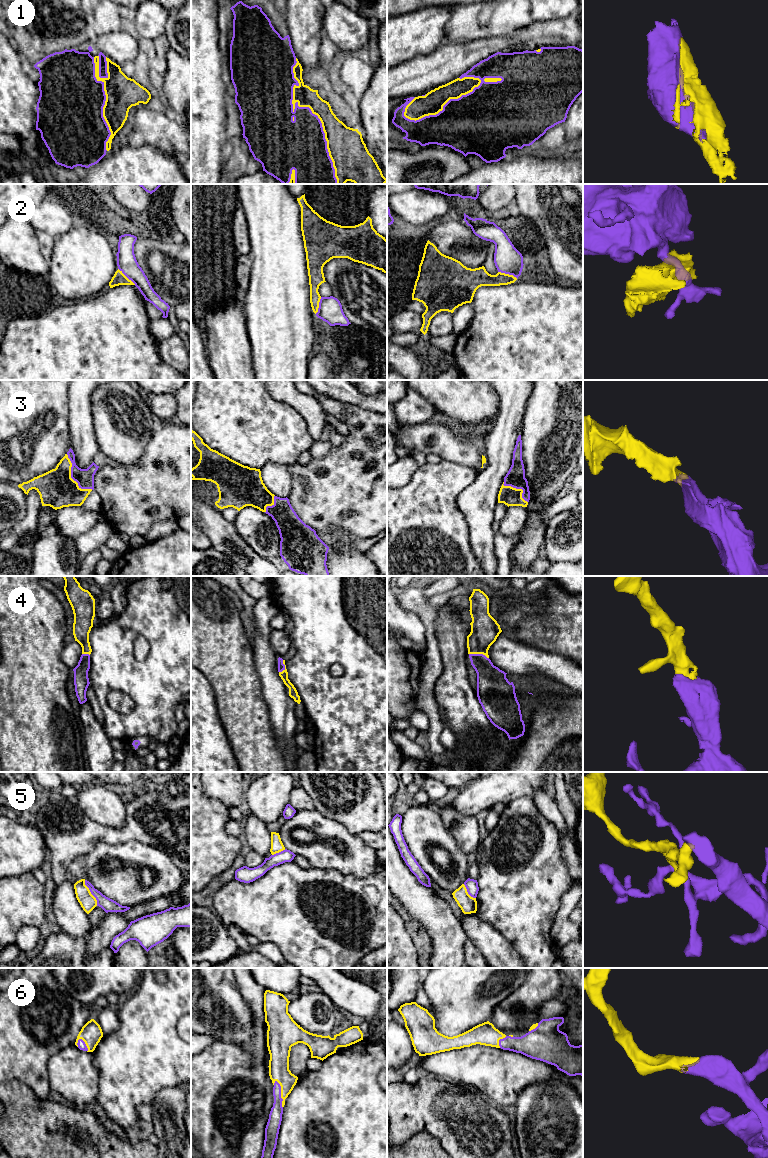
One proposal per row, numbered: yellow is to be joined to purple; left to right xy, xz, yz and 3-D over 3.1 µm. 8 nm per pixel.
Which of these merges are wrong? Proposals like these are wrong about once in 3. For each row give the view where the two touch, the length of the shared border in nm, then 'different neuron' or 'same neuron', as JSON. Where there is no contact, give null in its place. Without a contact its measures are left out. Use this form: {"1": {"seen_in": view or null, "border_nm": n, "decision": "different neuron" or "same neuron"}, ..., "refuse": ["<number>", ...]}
{"1": {"seen_in": "xz", "border_nm": 1050, "decision": "same neuron"}, "2": {"seen_in": "yz", "border_nm": 170, "decision": "different neuron"}, "3": {"seen_in": "xy", "border_nm": 360, "decision": "same neuron"}, "4": {"seen_in": "yz", "border_nm": 170, "decision": "same neuron"}, "5": {"seen_in": "xy", "border_nm": 240, "decision": "different neuron"}, "6": {"seen_in": "xz", "border_nm": 240, "decision": "same neuron"}, "refuse": ["2", "5"]}

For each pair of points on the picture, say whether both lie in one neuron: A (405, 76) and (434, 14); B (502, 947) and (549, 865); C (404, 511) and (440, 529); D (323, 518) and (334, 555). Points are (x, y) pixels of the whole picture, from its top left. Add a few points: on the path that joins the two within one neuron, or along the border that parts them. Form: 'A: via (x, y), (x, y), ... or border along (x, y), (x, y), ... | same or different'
A: border along (436, 48), (426, 54), (416, 55), (397, 66) | different
B: border along (490, 923), (521, 957) | different
C: via (413, 520), (420, 527), (431, 527) | same
D: border along (336, 536), (355, 543) | different

